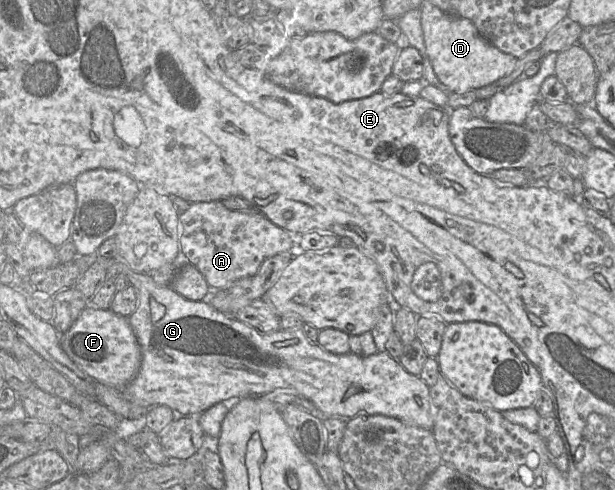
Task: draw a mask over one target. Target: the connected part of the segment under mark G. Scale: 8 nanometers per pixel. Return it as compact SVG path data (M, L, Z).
M95 253L78 256L74 261L81 269L81 275L92 263L98 263L108 272L124 275L136 289L138 305L127 319L141 350L141 363L135 378L122 390L133 404L144 408L164 405L178 415L198 416L224 400L261 396L278 388L287 388L310 400L326 418L348 420L359 415L384 415L425 429L433 428L434 408L430 387L419 376L408 373L398 360L385 351L369 356L358 356L350 352L333 354L317 343L310 342L300 328L261 333L216 310L208 301L188 300L171 286L157 284L149 274L132 270L118 258L100 257Z

